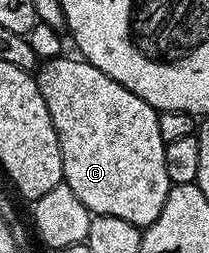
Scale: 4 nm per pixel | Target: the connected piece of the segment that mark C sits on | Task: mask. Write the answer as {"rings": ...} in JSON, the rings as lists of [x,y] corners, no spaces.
{"rings":[[[62,55],[42,60],[35,73],[37,86],[47,103],[59,139],[64,184],[79,195],[90,214],[115,215],[138,227],[155,223],[159,211],[163,211],[163,203],[167,203],[171,188],[167,179],[166,144],[163,135],[159,135],[158,110],[99,71],[90,61],[73,57]]]}

